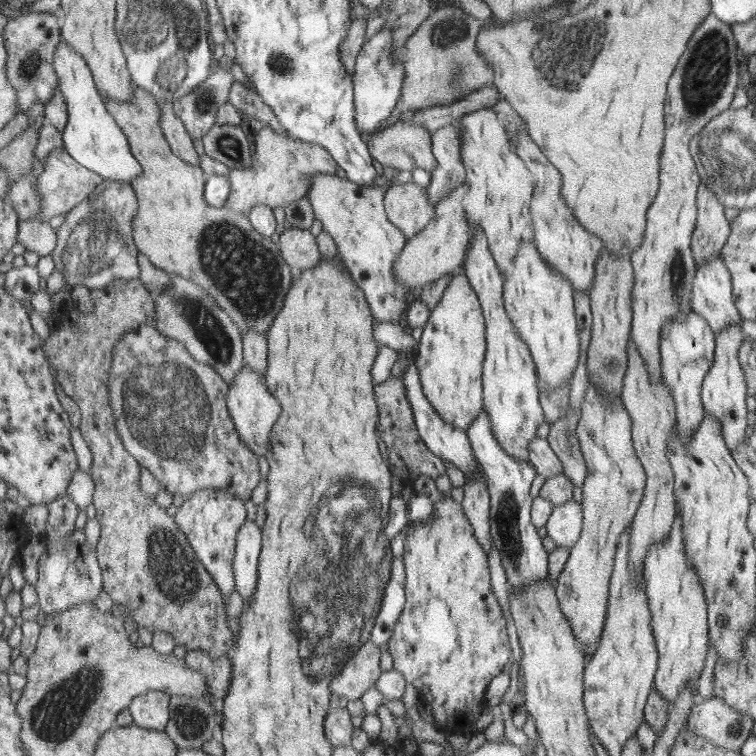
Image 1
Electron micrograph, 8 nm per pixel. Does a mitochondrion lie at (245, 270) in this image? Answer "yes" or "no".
yes

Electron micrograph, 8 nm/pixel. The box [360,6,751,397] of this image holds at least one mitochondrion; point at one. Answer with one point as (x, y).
(567, 60)

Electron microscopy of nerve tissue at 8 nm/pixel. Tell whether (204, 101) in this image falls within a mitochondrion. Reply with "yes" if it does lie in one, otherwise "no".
yes

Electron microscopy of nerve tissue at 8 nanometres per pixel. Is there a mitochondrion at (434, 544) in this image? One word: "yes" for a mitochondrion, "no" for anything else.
no

